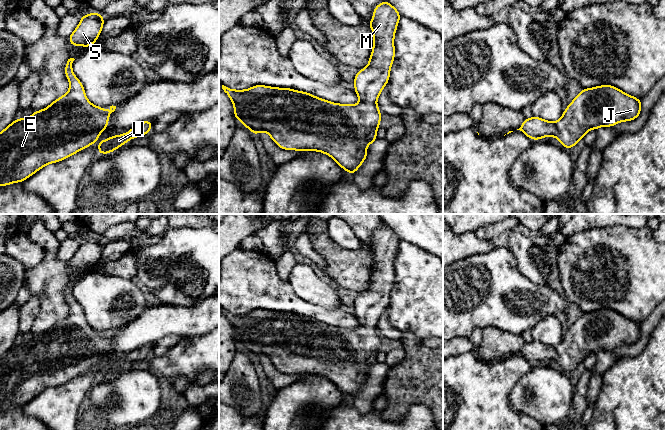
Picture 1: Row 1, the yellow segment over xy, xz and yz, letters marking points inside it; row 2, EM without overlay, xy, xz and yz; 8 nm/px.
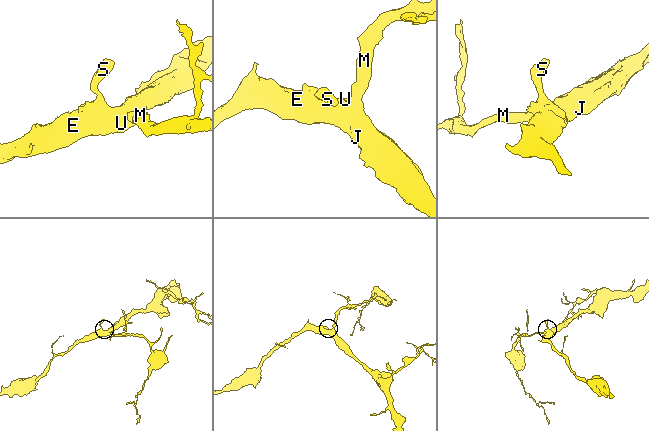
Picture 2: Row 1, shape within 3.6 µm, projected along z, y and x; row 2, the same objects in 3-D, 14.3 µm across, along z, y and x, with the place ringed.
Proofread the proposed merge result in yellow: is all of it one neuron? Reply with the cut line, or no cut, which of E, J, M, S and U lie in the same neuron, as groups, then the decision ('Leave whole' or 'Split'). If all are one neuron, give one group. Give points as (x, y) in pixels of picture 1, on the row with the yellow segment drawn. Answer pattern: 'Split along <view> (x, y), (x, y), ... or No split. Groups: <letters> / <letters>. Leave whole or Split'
No split. Groups: E J M S U. Leave whole

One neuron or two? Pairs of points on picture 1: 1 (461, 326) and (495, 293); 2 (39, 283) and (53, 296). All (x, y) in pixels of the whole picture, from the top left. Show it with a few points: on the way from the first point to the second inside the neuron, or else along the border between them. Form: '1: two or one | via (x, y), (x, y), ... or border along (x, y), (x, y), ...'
1: one | via (469, 318), (487, 300)
2: one | via (42, 285), (50, 293)

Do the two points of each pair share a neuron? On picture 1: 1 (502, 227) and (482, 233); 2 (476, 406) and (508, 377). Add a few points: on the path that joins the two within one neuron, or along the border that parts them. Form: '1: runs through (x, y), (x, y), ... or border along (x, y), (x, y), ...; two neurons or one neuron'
1: runs through (497, 228), (487, 232); one neuron
2: runs through (484, 398), (500, 382); one neuron

